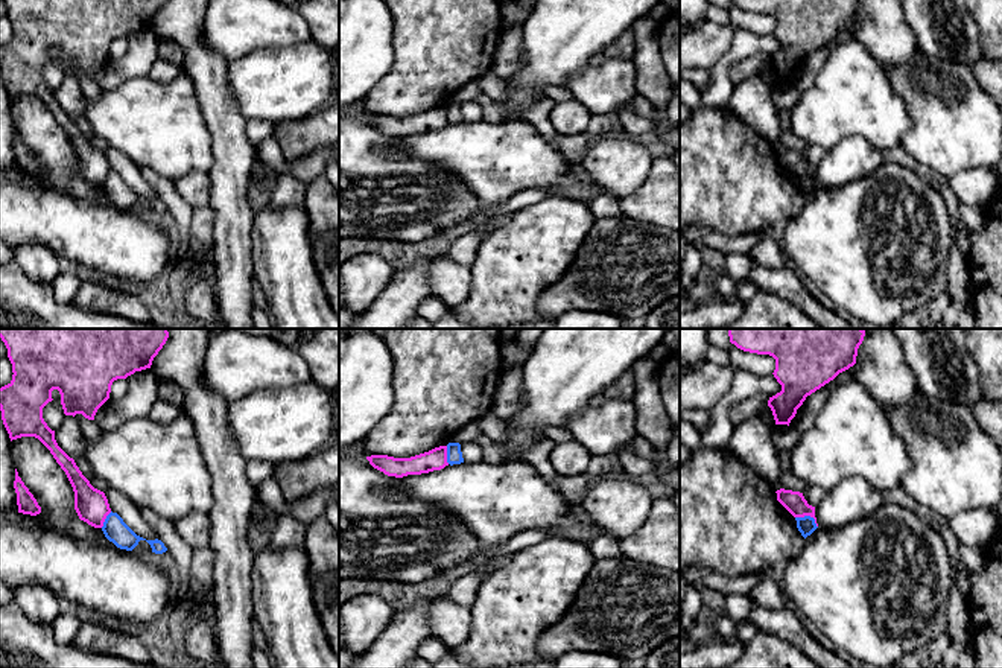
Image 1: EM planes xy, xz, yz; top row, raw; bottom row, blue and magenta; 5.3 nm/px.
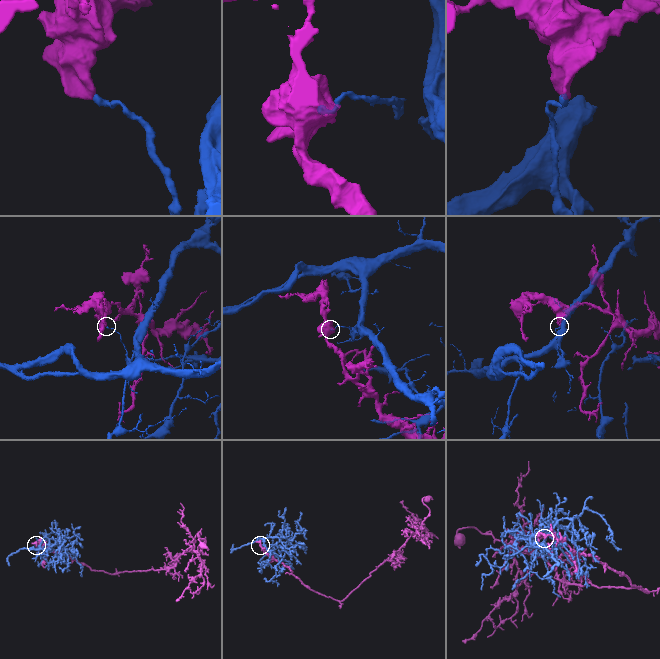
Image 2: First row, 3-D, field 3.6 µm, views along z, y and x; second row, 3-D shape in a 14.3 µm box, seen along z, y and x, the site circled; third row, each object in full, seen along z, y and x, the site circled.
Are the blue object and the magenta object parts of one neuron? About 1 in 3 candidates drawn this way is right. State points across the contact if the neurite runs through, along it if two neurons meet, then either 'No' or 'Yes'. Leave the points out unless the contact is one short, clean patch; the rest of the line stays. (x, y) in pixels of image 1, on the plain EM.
Boundary: yz (795, 175), (811, 175), (817, 186). No

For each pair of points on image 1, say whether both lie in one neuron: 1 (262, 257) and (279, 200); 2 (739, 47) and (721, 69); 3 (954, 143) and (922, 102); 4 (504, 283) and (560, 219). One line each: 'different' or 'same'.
1: different
2: same
3: same
4: same

